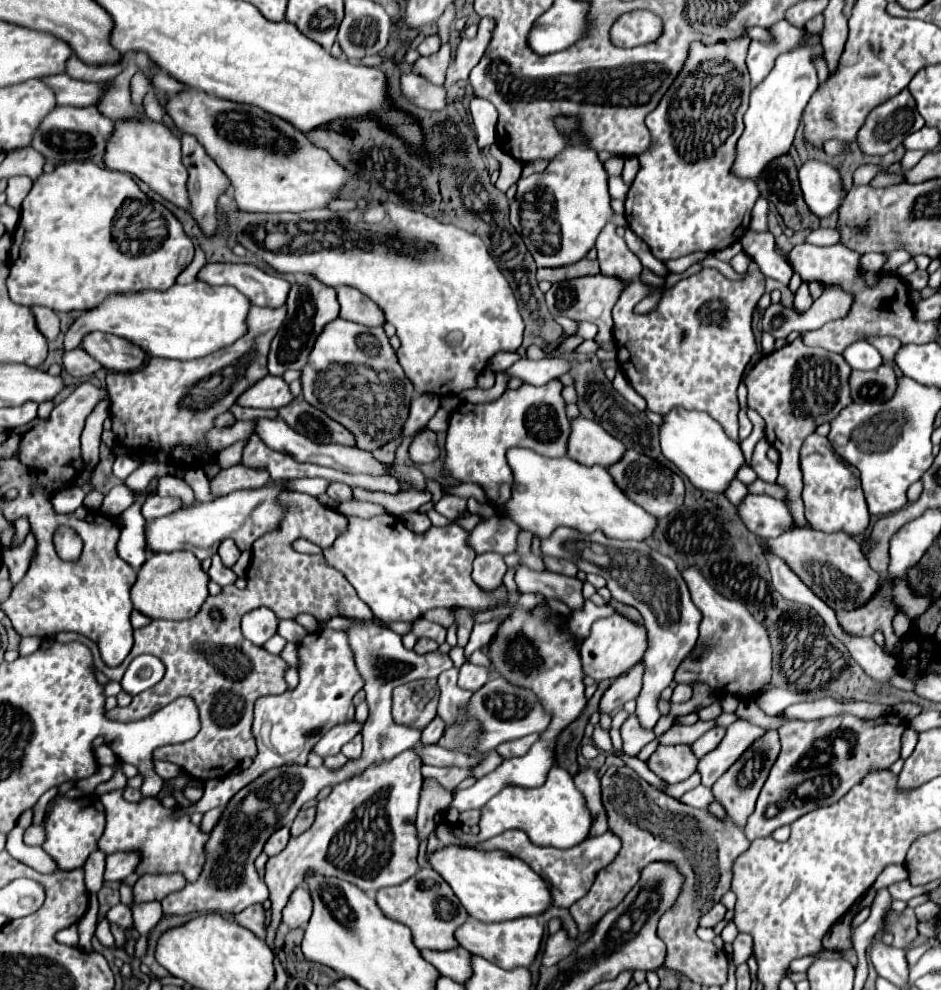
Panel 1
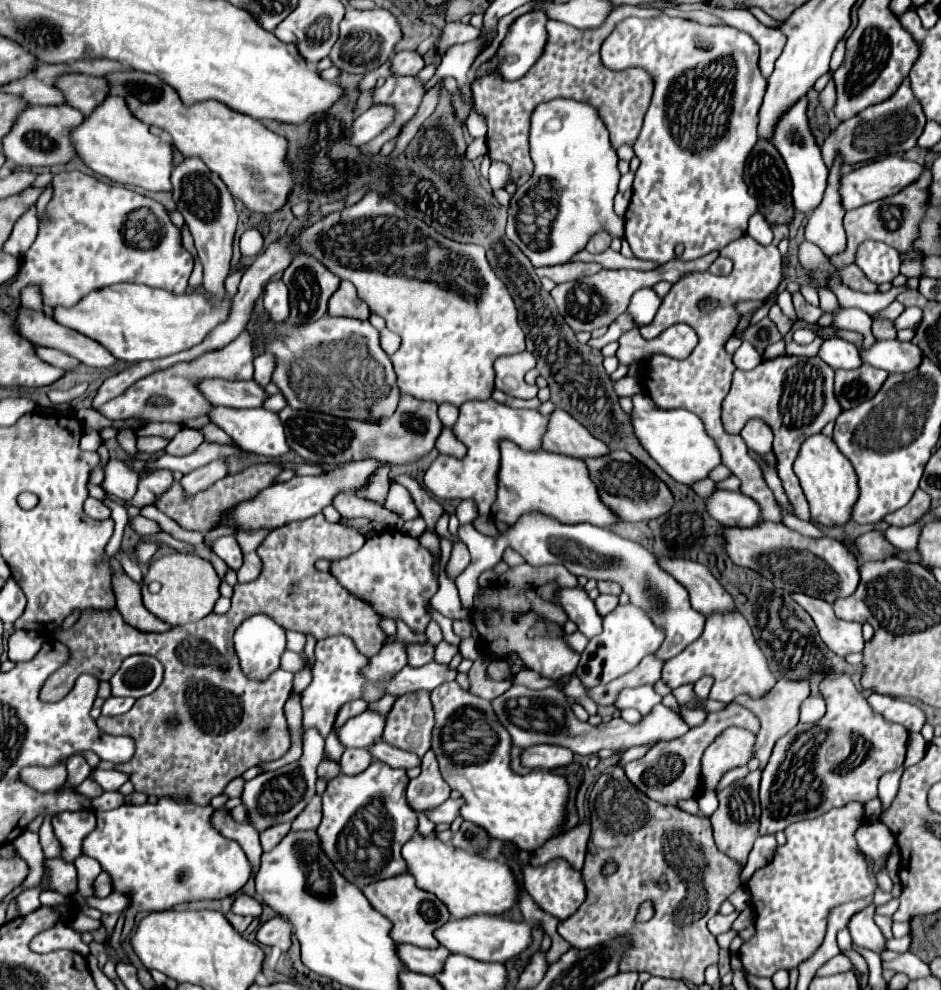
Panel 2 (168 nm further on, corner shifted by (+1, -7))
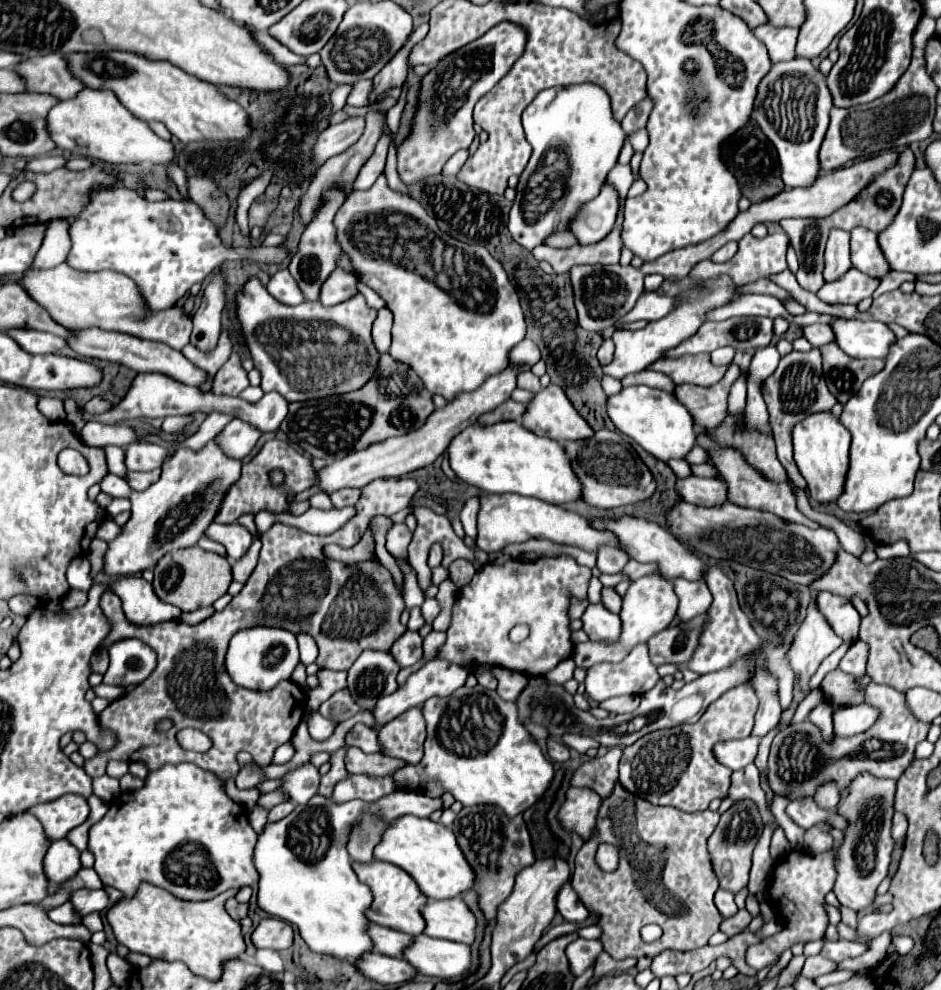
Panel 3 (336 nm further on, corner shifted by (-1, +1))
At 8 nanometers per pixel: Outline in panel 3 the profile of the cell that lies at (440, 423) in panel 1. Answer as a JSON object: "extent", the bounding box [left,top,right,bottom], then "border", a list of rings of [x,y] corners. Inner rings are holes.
{"extent":[449,420,581,504],"border":[[[503,420],[491,426],[469,426],[449,444],[449,464],[455,476],[487,494],[515,492],[549,504],[565,504],[581,498],[581,482],[571,470],[565,450],[551,438],[541,438],[519,422]]]}

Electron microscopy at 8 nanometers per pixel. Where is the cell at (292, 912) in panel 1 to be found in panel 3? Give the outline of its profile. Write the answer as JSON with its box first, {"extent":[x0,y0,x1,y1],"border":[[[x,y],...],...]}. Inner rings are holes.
{"extent":[251,918,293,950],"border":[[[265,918],[251,934],[251,942],[255,948],[269,948],[269,950],[287,950],[293,944],[293,928],[291,924],[279,918]]]}

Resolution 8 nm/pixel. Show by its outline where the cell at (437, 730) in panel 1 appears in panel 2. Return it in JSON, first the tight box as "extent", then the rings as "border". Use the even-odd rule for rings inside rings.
{"extent":[407,750,451,814],"border":[[[429,750],[421,762],[421,774],[417,778],[413,778],[407,786],[409,806],[419,814],[425,814],[433,808],[441,806],[449,798],[449,792],[451,792],[451,788],[441,778],[435,752]]]}

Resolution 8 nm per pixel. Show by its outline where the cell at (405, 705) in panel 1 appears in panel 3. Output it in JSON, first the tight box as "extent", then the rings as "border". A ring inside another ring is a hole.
{"extent":[377,708,425,764],"border":[[[411,708],[395,720],[383,724],[377,732],[379,744],[383,744],[383,756],[399,758],[407,764],[417,764],[423,758],[425,722],[421,708]]]}

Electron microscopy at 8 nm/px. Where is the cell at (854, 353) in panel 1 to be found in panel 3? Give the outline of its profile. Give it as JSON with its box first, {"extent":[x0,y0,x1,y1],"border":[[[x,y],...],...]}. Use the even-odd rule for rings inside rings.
{"extent":[801,324,835,346],"border":[[[811,324],[811,326],[801,326],[801,332],[803,336],[815,346],[823,346],[823,344],[829,344],[829,342],[835,342],[833,338],[833,332],[831,332],[831,326],[827,324]]]}

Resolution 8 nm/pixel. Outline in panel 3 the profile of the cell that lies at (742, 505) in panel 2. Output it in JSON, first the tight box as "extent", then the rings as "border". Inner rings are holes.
{"extent":[675,474,727,506],"border":[[[691,474],[687,478],[677,478],[675,490],[685,502],[697,506],[715,506],[727,502],[727,482],[721,478],[699,478]]]}

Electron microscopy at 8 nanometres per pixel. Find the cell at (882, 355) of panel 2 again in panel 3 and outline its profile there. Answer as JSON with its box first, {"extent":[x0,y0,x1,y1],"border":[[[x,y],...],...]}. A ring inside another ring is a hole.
{"extent":[831,318,895,358],"border":[[[837,318],[831,322],[831,328],[835,332],[835,344],[851,358],[885,358],[889,352],[889,346],[895,342],[893,332],[883,322],[863,322],[863,320],[845,320]]]}

